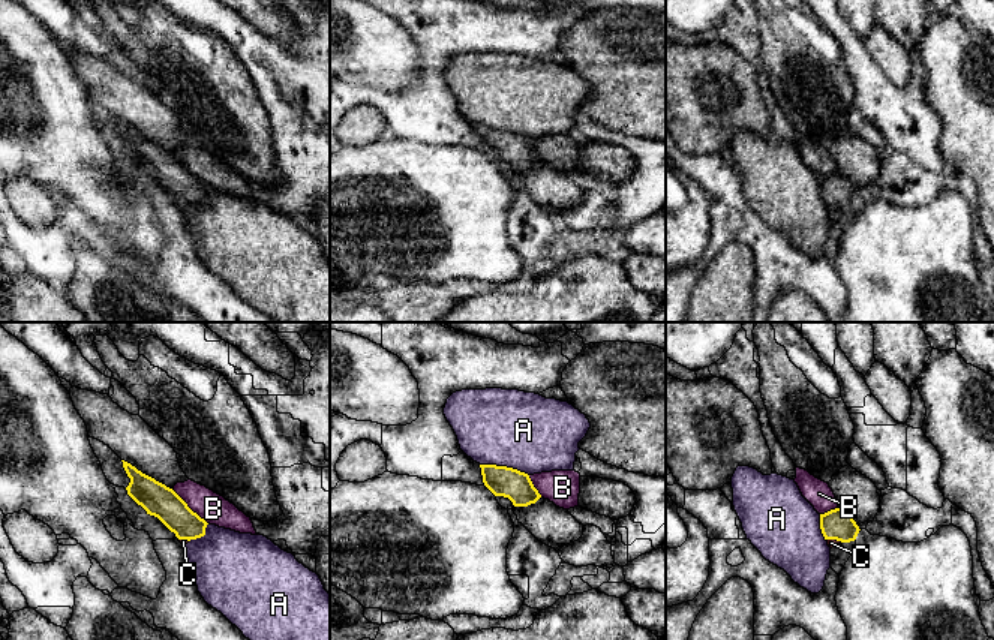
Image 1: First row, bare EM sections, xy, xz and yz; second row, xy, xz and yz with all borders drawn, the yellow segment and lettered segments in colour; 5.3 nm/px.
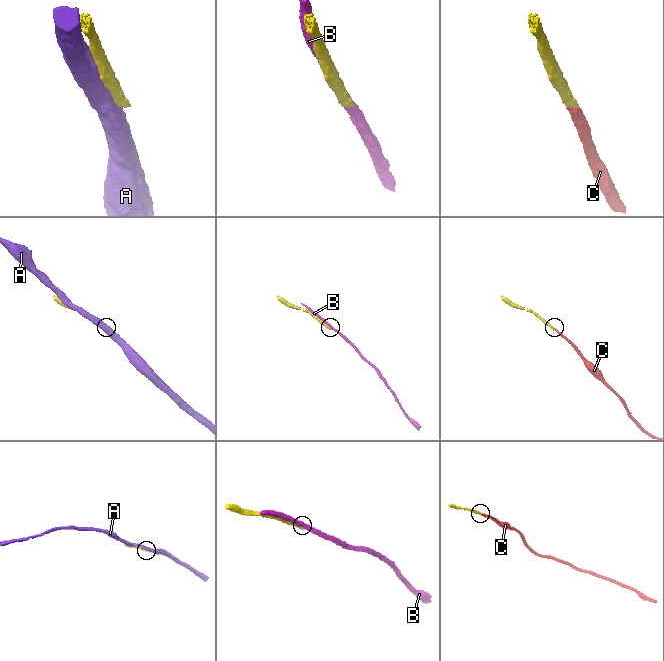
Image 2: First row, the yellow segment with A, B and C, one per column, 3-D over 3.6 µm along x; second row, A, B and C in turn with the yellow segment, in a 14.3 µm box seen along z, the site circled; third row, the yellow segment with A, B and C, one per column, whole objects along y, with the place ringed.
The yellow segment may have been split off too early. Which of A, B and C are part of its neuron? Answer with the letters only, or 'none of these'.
C

